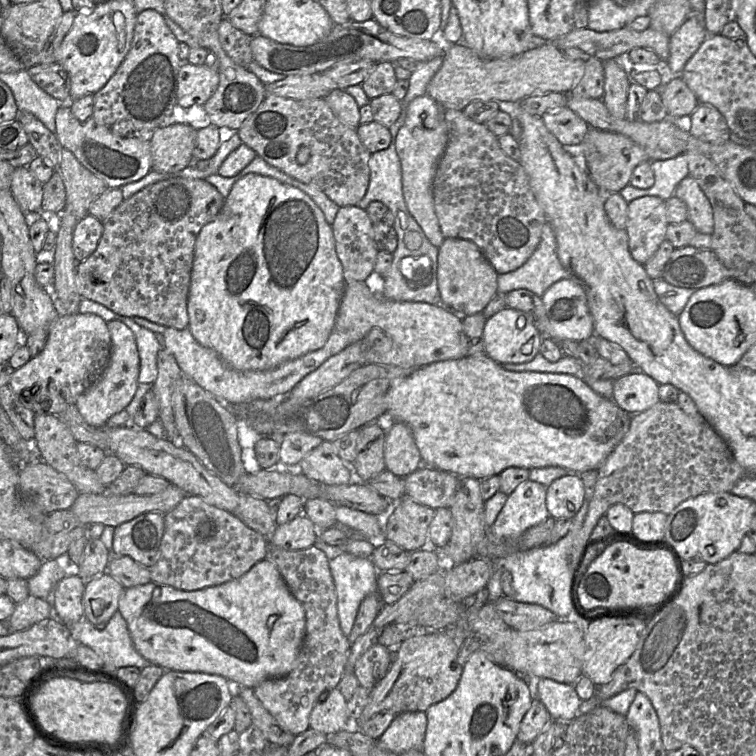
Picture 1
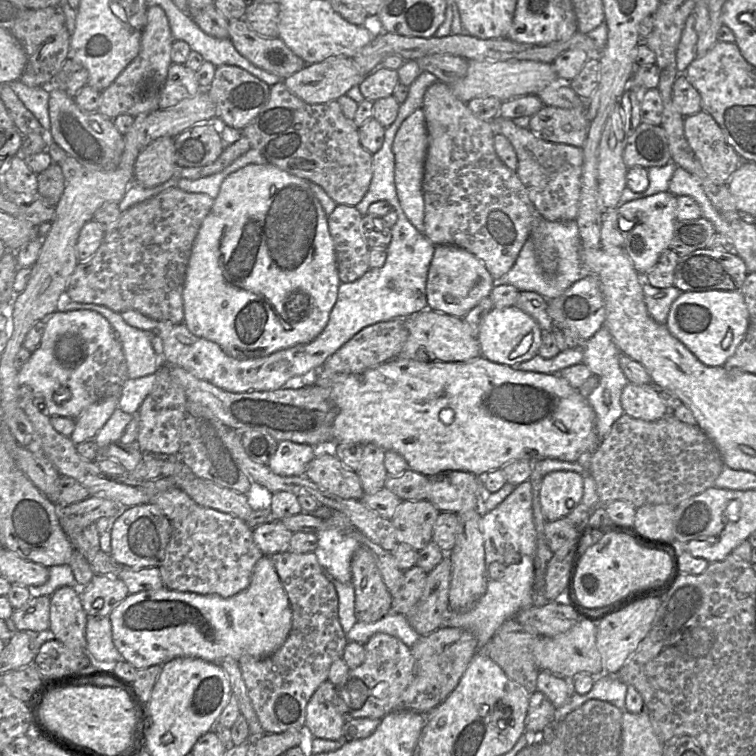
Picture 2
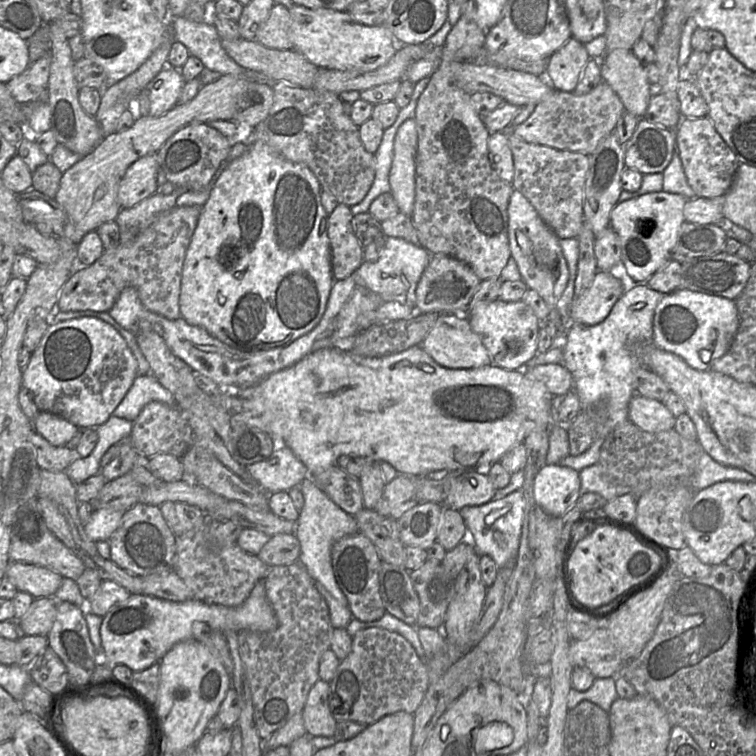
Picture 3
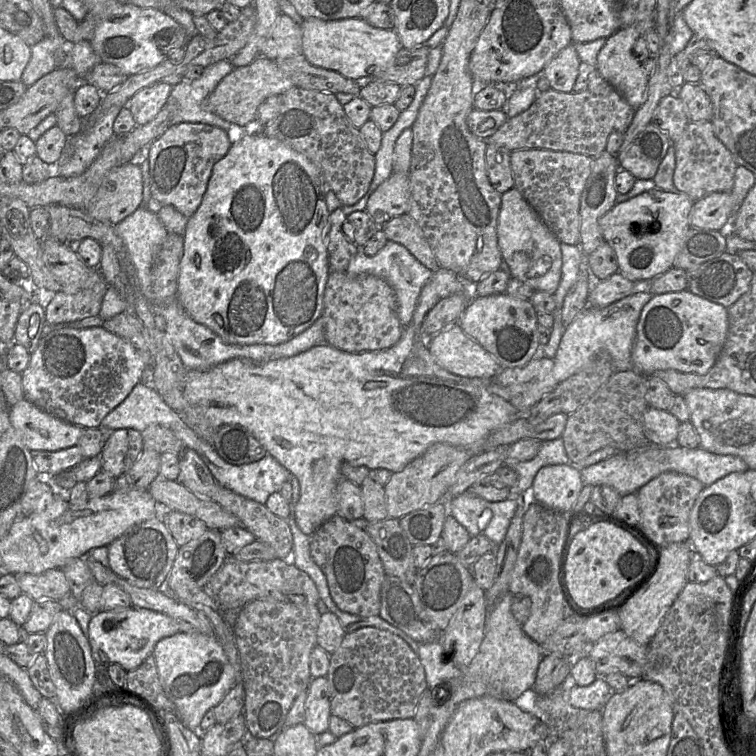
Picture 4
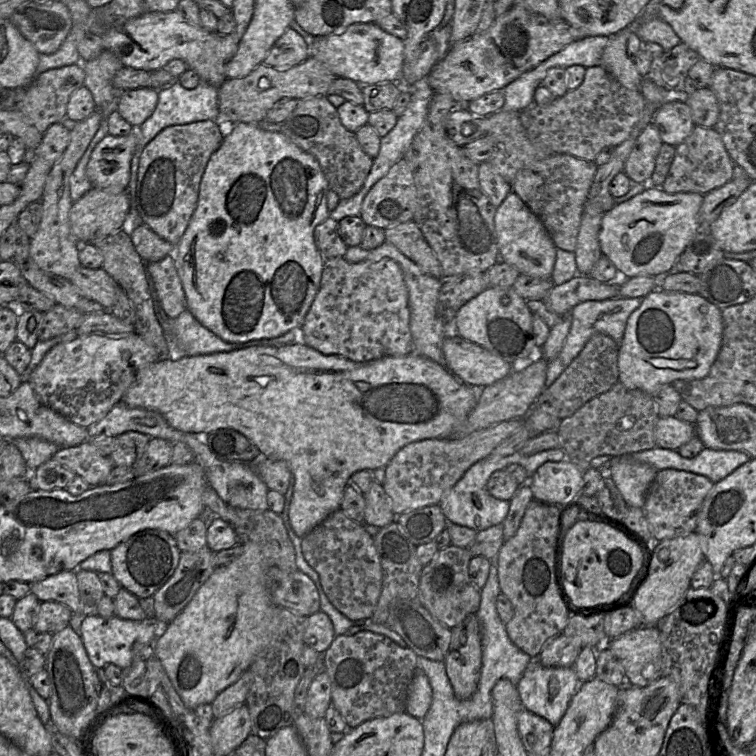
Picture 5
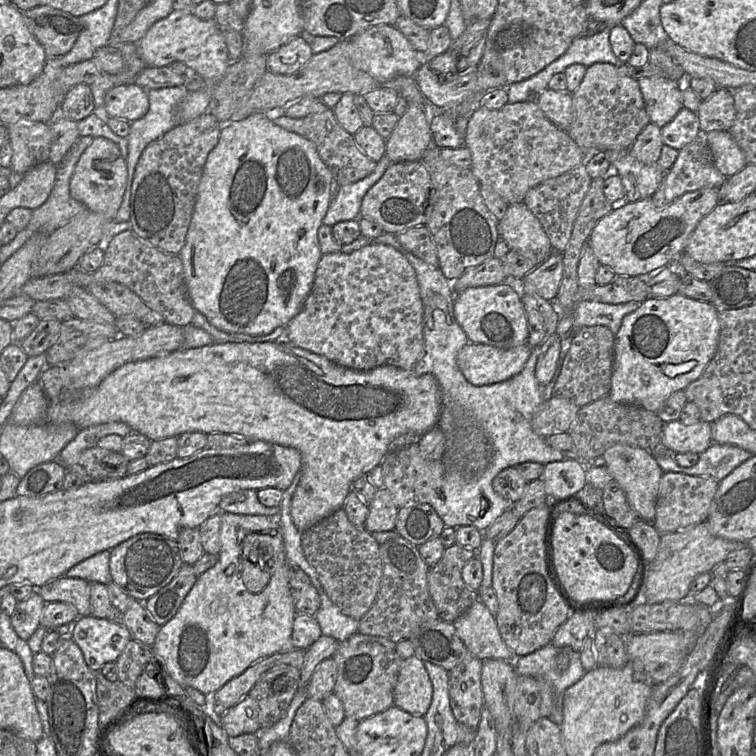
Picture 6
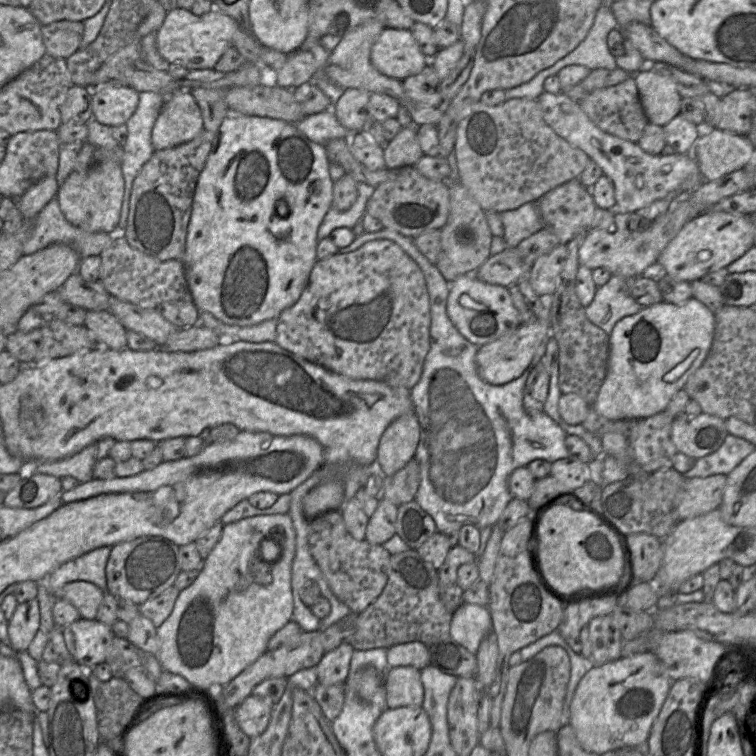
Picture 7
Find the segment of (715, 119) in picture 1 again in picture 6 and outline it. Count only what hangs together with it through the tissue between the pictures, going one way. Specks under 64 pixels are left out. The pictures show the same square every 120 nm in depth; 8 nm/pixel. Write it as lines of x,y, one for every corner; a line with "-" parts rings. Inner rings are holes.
701,133
679,150
674,164
652,195
652,202
657,207
665,206
687,192
719,188
727,178
716,168
705,134

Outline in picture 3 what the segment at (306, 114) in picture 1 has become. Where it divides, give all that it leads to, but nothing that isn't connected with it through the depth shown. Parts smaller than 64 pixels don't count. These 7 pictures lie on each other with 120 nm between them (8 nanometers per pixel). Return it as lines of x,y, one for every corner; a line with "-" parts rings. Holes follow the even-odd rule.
284,81
272,85
273,104
267,117
254,127
255,140
260,140
285,159
303,163
314,173
321,188
327,190
338,204
352,207
363,200
374,180
374,155
361,142
358,126
345,114
343,101
332,92
302,88

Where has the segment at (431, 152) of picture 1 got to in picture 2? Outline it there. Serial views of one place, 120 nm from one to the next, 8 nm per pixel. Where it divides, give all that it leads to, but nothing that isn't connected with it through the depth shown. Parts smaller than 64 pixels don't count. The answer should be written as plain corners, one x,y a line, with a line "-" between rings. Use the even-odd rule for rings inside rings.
422,108
416,109
402,122
393,142
395,158
394,181
399,203
409,221
424,232
424,162
428,145
425,116

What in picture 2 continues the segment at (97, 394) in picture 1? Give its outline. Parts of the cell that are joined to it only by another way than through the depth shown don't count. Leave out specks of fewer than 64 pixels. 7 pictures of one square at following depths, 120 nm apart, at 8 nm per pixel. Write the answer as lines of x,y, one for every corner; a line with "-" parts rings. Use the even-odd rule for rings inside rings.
111,396
89,405
81,412
75,419
76,426
70,436
75,445
95,438
117,408
118,400
119,396

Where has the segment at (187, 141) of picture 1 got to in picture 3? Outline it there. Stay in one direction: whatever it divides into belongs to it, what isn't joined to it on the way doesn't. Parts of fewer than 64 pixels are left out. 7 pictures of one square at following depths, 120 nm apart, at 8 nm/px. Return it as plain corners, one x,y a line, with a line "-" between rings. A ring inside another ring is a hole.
156,153
136,160
126,171
118,190
121,208
131,208
158,190
159,163

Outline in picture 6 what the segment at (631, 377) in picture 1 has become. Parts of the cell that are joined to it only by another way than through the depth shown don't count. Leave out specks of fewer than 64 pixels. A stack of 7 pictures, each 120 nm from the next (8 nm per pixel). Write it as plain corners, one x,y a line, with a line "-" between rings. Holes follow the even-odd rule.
680,419
667,422
664,424
661,433
661,443
671,453
691,452
701,454
713,443
711,424
702,420
692,424
685,424

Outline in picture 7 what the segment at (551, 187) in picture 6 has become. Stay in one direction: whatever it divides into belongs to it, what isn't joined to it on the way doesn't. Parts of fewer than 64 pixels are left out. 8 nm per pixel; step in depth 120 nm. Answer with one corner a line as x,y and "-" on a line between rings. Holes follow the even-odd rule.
572,179
544,194
538,201
538,208
545,226
549,227
557,236
559,243
567,244
580,233
587,233
594,228
615,231
614,213
610,209
598,207
590,193
578,179

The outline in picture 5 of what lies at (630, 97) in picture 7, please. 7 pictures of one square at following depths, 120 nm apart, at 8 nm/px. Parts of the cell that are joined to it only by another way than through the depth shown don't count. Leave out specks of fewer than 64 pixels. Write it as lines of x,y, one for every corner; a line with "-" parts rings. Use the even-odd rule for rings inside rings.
597,65
586,68
582,84
564,96
557,97
545,106
535,102
522,110
521,122
530,139
539,140
555,153
565,153
577,158
594,161
599,152
608,146
618,146
626,140
640,120
645,108
645,99
640,90
631,90
618,82
604,67

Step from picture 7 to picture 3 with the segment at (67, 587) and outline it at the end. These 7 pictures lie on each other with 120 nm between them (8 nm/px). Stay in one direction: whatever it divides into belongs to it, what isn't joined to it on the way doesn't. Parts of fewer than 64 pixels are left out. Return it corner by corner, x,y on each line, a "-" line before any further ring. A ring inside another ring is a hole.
10,561
6,576
18,591
27,592
34,599
53,597
63,580
59,573
47,567
18,561

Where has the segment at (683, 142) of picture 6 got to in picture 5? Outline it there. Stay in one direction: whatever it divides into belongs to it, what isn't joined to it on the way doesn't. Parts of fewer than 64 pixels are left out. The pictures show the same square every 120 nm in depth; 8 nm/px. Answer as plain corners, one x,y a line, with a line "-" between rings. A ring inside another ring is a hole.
671,100
659,107
651,124
658,128
662,142
674,147
695,127
690,107
680,100

